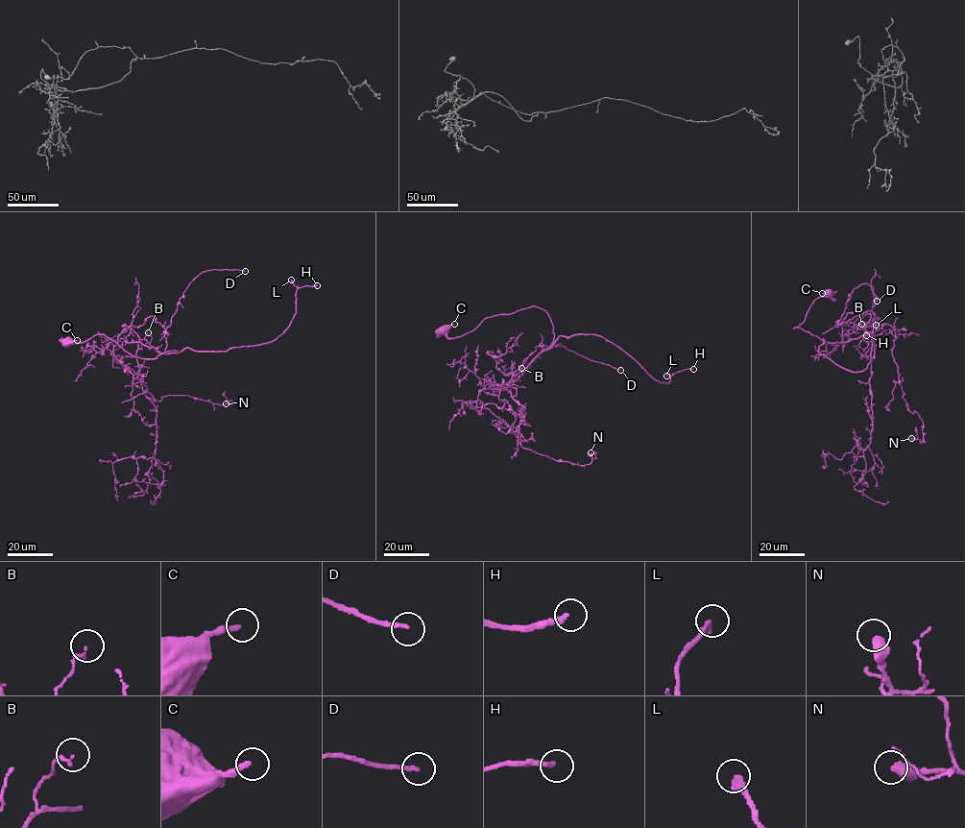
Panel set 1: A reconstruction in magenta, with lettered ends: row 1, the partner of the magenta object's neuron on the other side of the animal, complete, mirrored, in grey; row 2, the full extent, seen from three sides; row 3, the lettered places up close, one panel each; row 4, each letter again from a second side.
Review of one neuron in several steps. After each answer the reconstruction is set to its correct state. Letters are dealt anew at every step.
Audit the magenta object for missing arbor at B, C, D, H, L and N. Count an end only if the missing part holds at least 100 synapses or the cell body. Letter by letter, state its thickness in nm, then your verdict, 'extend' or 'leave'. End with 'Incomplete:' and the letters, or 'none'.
B: 150 nm thick; leave
C: 240 nm thick; leave
D: 180 nm thick; leave
H: 240 nm thick; extend
L: 280 nm thick; extend
N: 480 nm thick; leave
Incomplete: H, L

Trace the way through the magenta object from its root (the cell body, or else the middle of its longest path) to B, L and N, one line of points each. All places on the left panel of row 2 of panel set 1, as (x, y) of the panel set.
B: (67, 341), (83, 343), (99, 334), (142, 358), (179, 353), (144, 345), (139, 340), (146, 340), (148, 332)
L: (67, 341), (103, 334), (149, 359), (186, 348), (220, 352), (265, 343), (281, 335), (296, 312), (291, 280)
N: (67, 341), (103, 334), (148, 359), (177, 350), (106, 341), (156, 401), (185, 395), (226, 403)

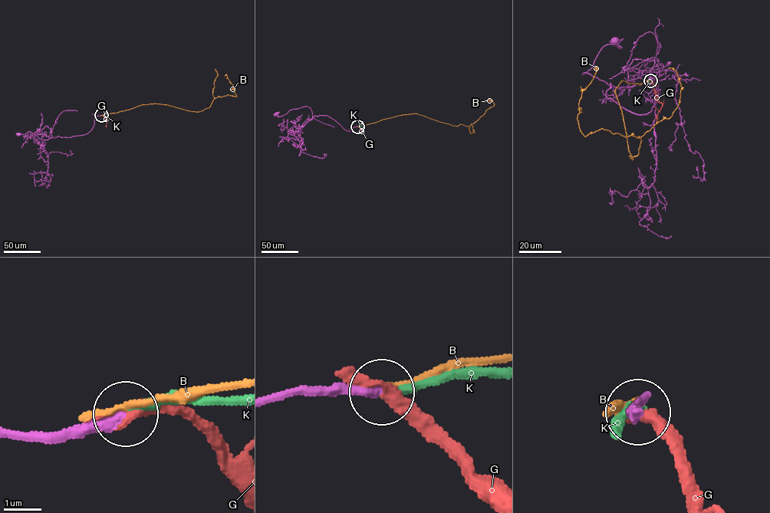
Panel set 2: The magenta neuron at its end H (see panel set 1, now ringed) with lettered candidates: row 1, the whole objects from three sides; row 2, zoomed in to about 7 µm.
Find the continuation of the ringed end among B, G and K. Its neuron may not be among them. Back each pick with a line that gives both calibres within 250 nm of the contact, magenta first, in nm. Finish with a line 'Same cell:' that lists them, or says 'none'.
K: Thickness 240 nm (magenta) against 240 nm
Same cell: K

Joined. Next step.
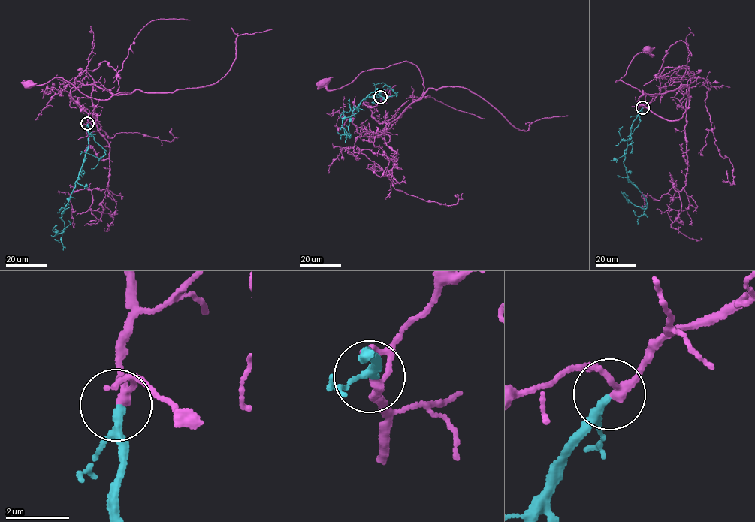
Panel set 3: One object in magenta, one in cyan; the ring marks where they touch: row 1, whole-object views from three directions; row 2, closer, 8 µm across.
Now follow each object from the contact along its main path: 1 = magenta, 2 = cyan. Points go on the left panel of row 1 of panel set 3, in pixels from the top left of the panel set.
1: (88, 123), (70, 91), (79, 73), (86, 70), (116, 95), (128, 92), (96, 99), (58, 76), (28, 83)
2: (88, 123), (89, 146), (84, 161), (61, 214), (64, 229), (55, 234), (70, 224), (68, 221)

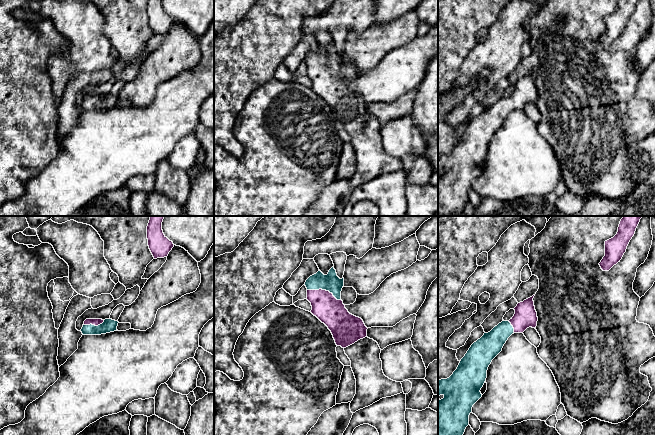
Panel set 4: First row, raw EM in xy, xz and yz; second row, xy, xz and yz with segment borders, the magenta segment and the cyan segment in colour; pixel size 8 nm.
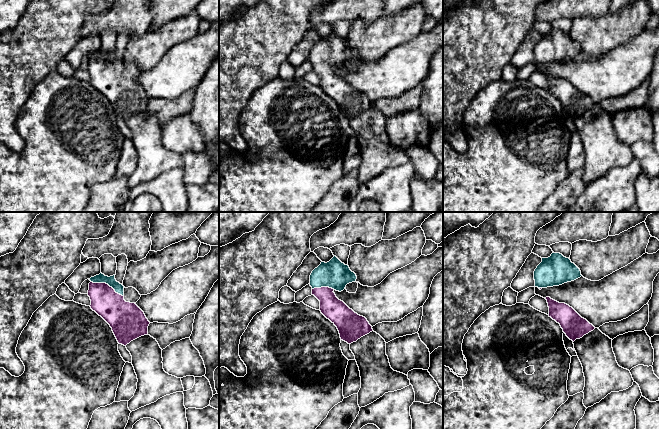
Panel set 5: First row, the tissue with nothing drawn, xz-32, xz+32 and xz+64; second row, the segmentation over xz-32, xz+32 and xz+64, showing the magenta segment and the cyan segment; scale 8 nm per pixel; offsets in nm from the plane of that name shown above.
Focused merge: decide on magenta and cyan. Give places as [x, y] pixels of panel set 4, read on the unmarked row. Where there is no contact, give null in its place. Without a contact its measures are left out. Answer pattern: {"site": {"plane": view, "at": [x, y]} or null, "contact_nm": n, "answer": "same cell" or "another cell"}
{"site": {"plane": "xz", "at": [324, 66]}, "contact_nm": 280, "answer": "same cell"}

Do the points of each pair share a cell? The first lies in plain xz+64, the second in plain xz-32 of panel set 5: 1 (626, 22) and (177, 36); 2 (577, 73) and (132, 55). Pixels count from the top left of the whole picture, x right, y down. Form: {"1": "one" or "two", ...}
{"1": "one", "2": "two"}

